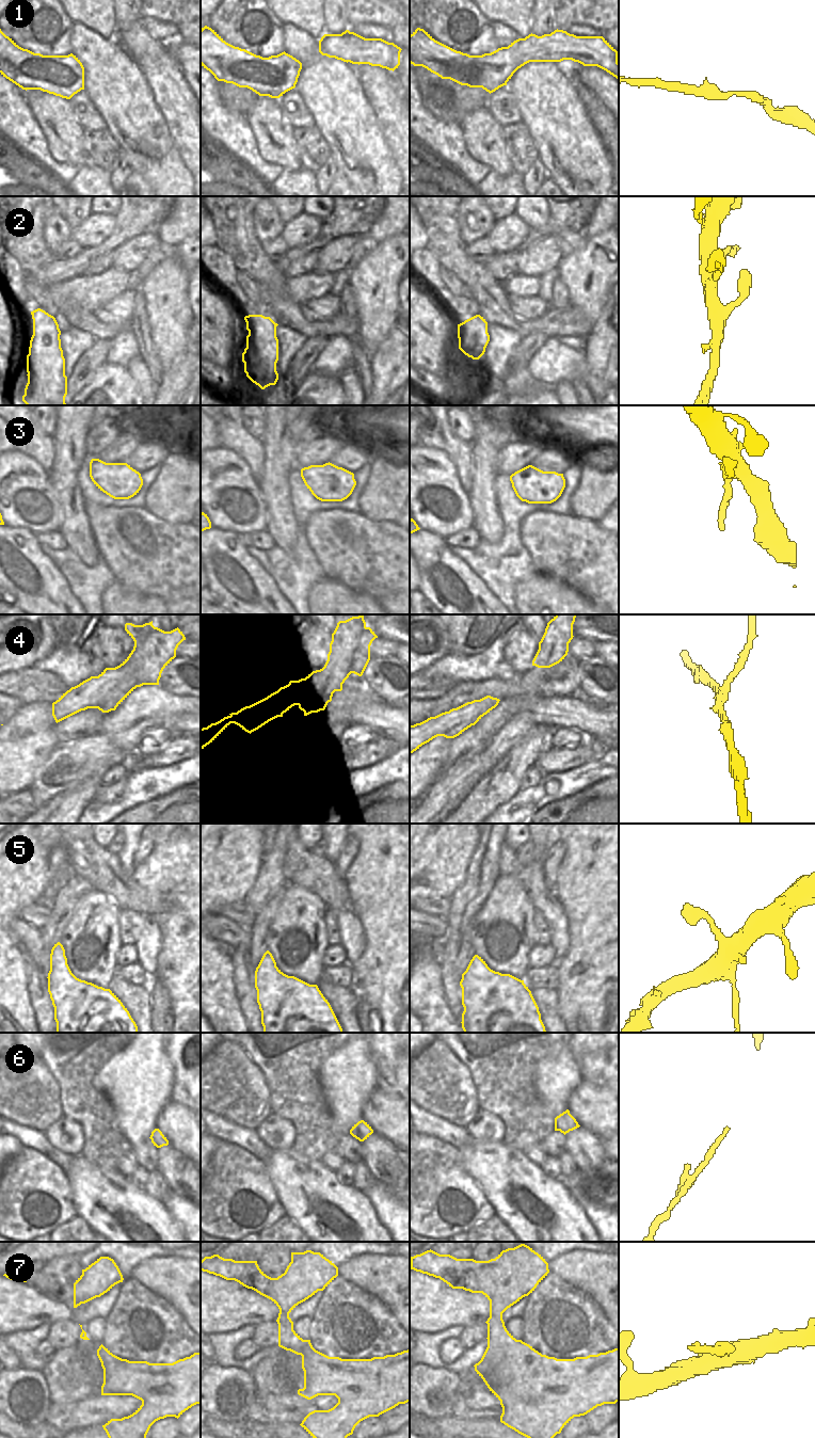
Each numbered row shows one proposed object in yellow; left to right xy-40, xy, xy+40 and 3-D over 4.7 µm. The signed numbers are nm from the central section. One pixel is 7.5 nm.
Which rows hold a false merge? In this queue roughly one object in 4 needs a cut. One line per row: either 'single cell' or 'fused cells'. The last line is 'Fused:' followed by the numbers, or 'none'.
1: single cell
2: single cell
3: single cell
4: fused cells
5: single cell
6: fused cells
7: single cell
Fused: 4, 6

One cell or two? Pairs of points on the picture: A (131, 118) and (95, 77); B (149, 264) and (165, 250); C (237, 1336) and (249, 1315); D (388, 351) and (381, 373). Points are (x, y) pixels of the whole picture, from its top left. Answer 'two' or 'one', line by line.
A: one
B: one
C: two
D: one

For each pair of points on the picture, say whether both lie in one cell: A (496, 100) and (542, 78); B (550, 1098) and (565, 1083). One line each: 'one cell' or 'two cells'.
A: two cells
B: one cell

